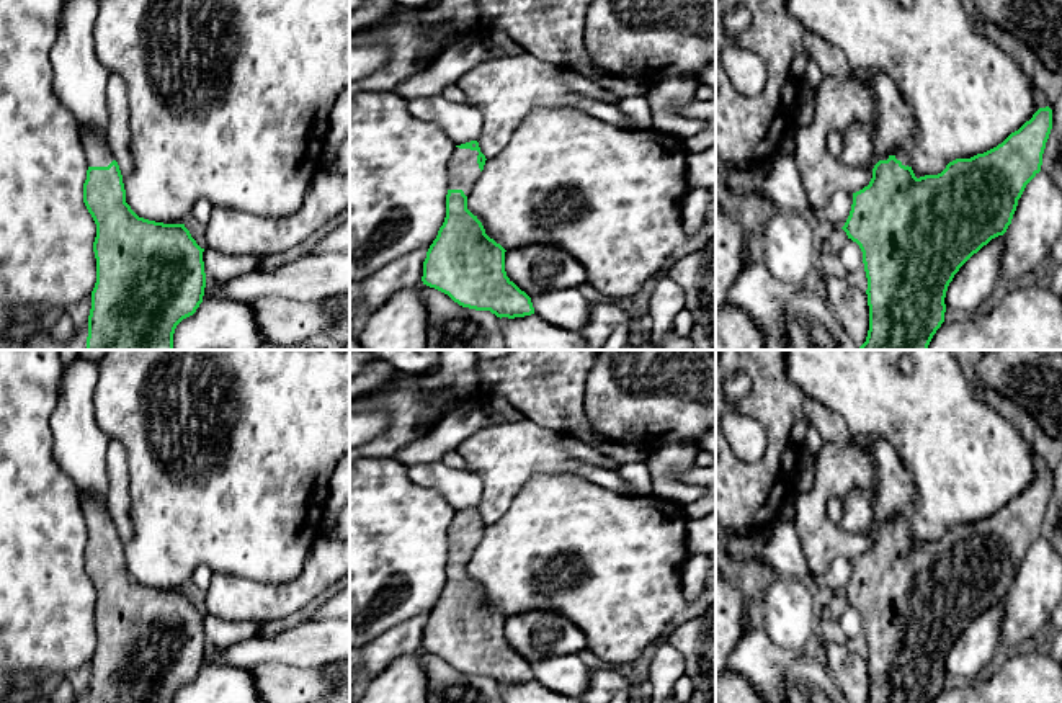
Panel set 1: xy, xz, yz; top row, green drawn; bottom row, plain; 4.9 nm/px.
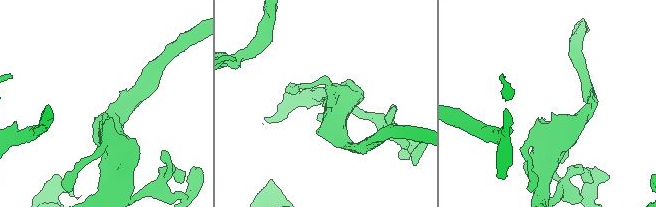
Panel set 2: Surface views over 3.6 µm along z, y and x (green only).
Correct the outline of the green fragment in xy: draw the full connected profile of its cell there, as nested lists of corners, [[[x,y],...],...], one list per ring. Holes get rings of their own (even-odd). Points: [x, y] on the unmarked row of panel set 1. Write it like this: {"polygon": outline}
{"polygon": [[[83,492],[78,497],[88,530],[83,569],[96,590],[96,649],[91,657],[88,703],[173,703],[176,692],[203,669],[204,615],[185,590],[139,584],[126,569],[123,541],[106,504]]]}

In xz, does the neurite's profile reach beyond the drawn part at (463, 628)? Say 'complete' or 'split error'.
split error

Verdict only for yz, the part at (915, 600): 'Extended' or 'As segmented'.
Extended

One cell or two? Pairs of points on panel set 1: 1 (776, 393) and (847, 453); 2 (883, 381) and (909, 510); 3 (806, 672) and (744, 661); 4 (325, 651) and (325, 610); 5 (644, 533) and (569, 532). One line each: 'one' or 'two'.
1: two
2: one
3: one
4: two
5: one

